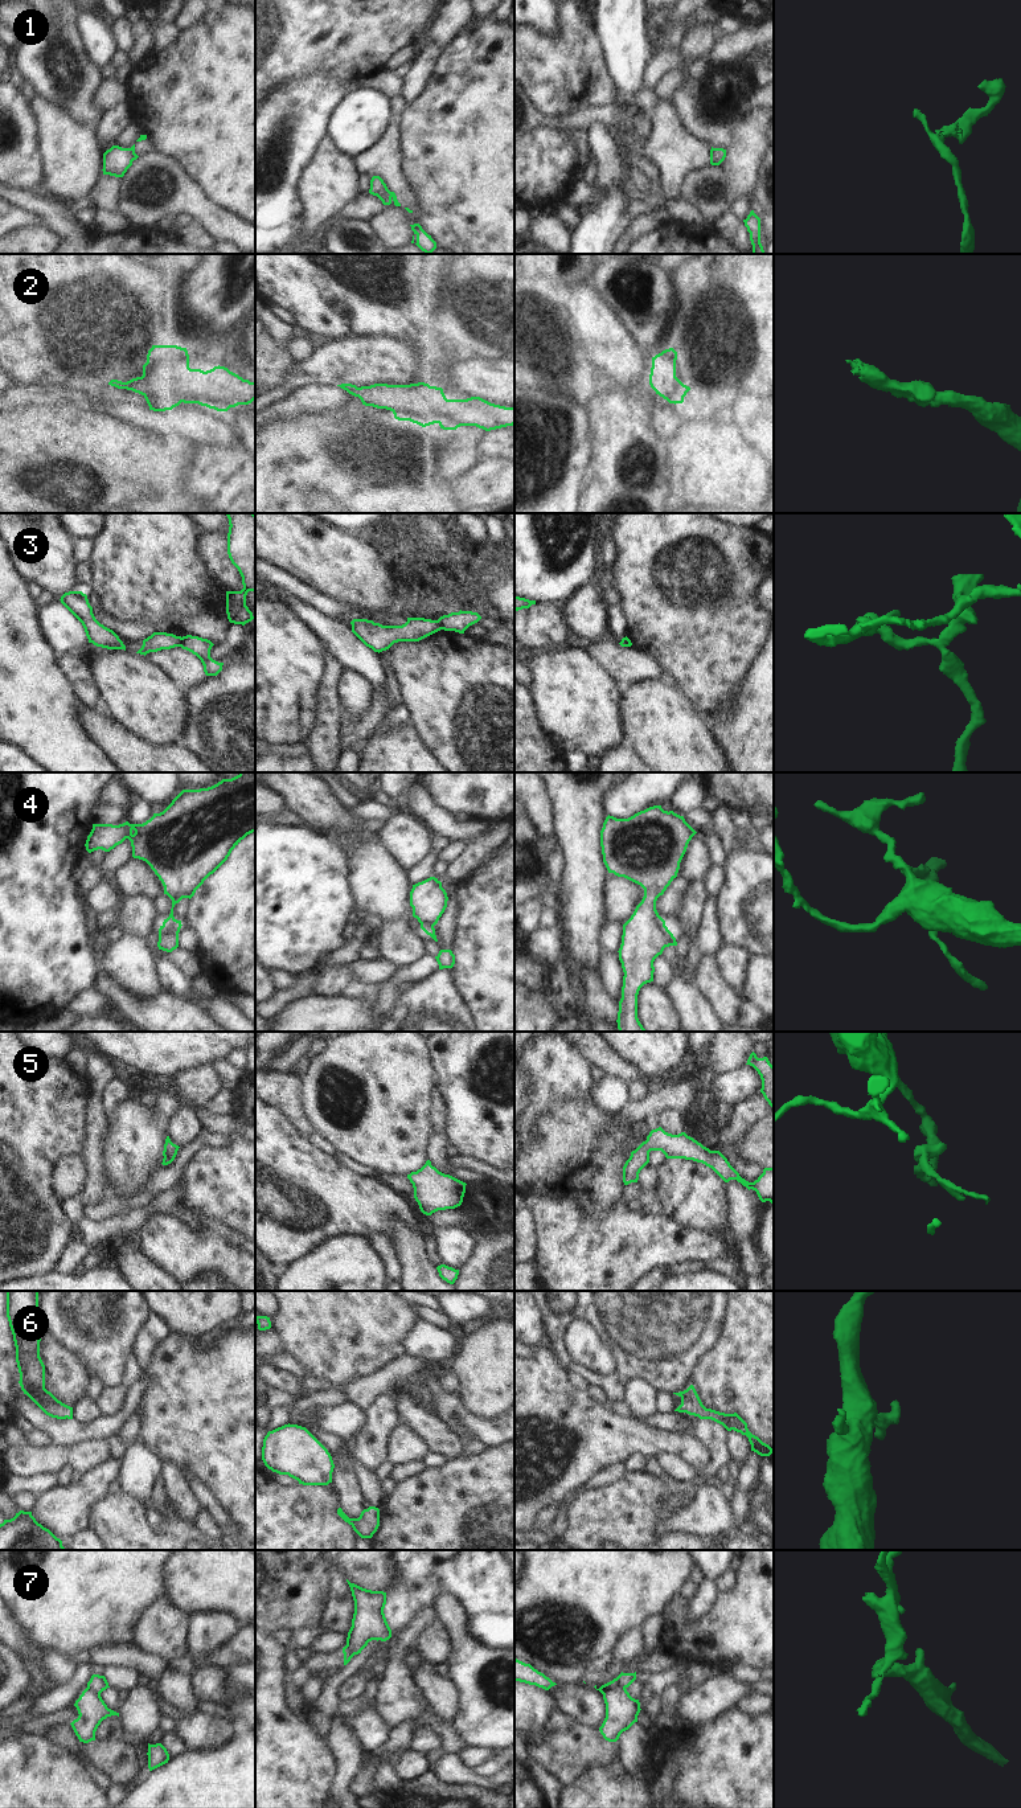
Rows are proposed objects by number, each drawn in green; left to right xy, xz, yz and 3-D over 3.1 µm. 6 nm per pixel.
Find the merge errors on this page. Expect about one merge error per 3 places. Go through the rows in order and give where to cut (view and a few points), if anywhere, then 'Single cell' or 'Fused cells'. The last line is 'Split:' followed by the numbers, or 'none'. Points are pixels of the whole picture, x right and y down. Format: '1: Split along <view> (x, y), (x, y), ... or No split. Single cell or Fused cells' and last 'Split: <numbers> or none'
1: Split along xy (131, 147), (134, 159). Fused cells
2: No split. Single cell
3: Split along xy (181, 638), (179, 646). Fused cells
4: No split. Single cell
5: No split. Single cell
6: No split. Single cell
7: Split along yz (624, 1686), (610, 1689), (603, 1694). Fused cells
Split: 1, 3, 7

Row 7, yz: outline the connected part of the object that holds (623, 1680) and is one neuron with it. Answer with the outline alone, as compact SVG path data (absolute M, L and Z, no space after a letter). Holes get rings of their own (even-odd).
M622 1672L616 1678L614 1678L612 1681L602 1685L599 1689L596 1688L596 1685L594 1688L596 1690L599 1690L602 1694L604 1694L606 1692L610 1692L611 1689L628 1688L635 1680L636 1680L636 1672L635 1673L623 1673Z

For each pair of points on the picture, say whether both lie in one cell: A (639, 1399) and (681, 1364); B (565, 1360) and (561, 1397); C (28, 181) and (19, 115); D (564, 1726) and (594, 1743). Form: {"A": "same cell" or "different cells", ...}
{"A": "different cells", "B": "different cells", "C": "same cell", "D": "same cell"}

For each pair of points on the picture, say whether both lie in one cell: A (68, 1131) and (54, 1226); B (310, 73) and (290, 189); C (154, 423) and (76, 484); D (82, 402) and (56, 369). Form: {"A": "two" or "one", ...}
{"A": "one", "B": "one", "C": "one", "D": "two"}

